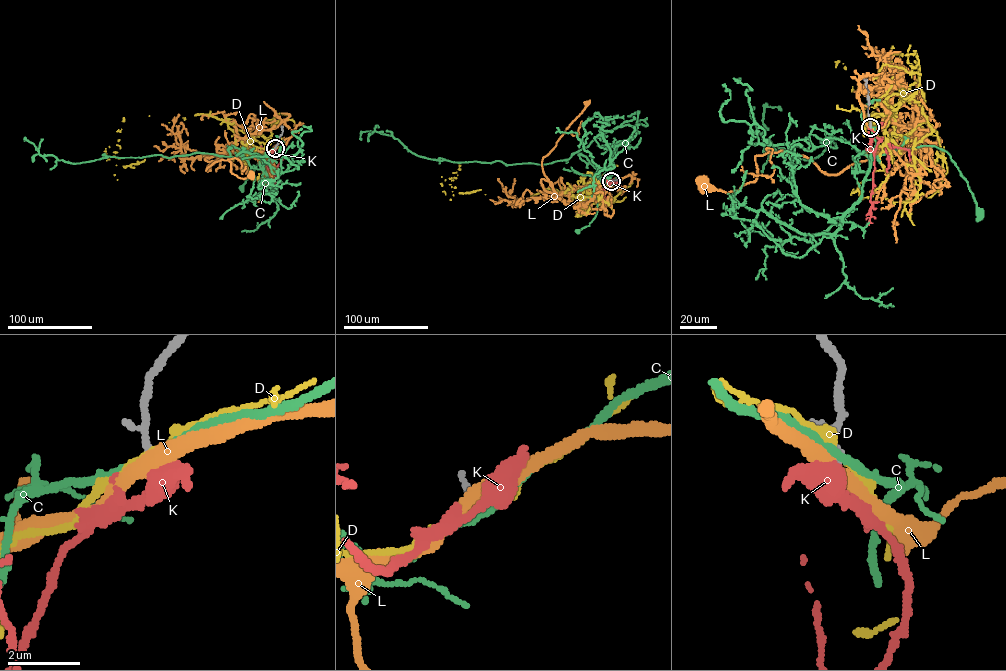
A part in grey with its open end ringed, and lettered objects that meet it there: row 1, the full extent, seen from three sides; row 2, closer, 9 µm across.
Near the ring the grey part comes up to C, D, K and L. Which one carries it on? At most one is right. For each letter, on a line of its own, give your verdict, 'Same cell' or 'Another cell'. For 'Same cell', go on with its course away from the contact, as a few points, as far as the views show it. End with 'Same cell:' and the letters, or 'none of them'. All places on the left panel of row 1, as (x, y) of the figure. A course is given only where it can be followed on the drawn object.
C: Another cell
D: Another cell
K: Same cell. Its course: (275, 148), (272, 157), (281, 161), (270, 193)
L: Another cell
Same cell: K

